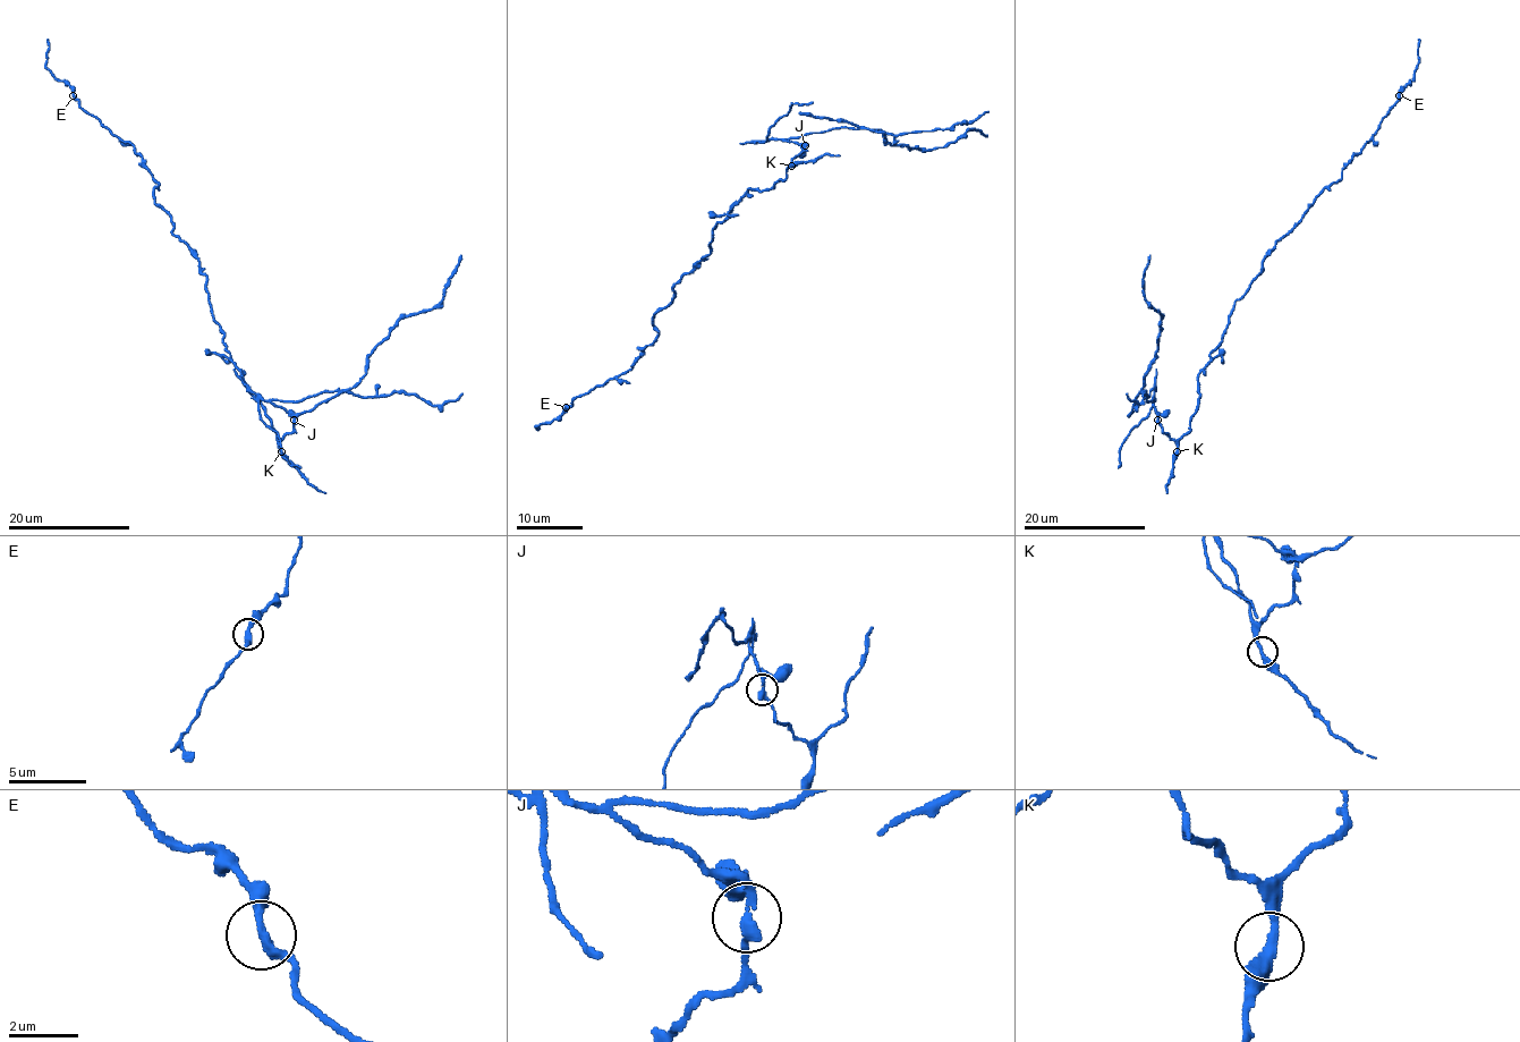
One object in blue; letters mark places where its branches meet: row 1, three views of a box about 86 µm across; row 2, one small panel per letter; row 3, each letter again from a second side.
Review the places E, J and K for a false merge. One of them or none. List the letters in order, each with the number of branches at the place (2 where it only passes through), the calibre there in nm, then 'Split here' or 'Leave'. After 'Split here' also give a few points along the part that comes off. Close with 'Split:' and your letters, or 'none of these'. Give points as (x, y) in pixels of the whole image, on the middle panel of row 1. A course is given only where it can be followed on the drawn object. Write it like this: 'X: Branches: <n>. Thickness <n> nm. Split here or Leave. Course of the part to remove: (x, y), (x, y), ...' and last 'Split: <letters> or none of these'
E: Branches: 2. Thickness 320 nm. Leave
J: Branches: 2. Thickness 280 nm. Split here. Course of the part to remove: (805, 144), (780, 140), (867, 128), (879, 129), (885, 141), (922, 150), (943, 147), (968, 129), (986, 136)
K: Branches: 2. Thickness 300 nm. Leave
Split: J

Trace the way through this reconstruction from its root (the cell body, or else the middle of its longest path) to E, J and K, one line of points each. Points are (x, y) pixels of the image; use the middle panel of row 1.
E: (736, 202), (712, 230), (711, 252), (672, 286), (674, 298), (654, 314), (656, 339), (625, 373), (566, 407)
J: (736, 202), (748, 189), (769, 191), (783, 180), (788, 166), (805, 150), (805, 144)
K: (736, 202), (748, 189), (769, 191), (787, 177), (791, 166)

